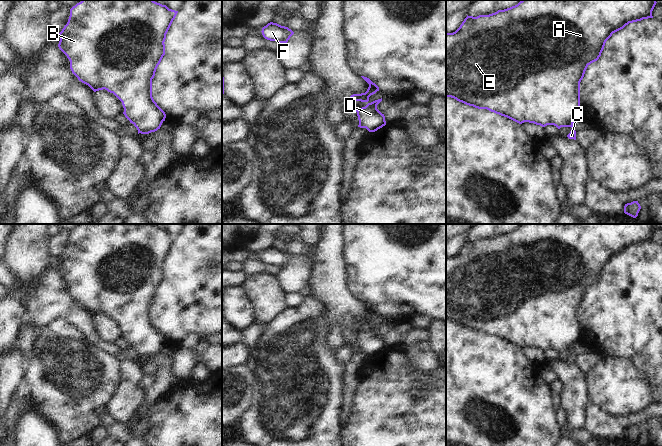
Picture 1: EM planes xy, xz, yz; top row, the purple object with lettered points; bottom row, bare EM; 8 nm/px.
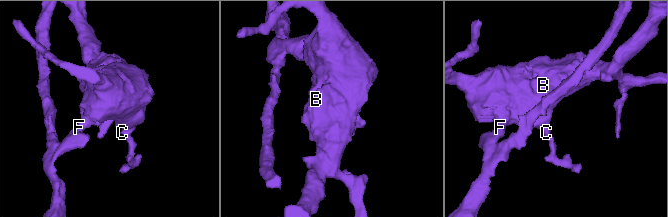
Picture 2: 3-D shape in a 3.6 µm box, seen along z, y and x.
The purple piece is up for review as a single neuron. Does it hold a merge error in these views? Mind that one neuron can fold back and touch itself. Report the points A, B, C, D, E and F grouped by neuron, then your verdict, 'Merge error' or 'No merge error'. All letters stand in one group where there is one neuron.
Groups: A B C D E F. No merge error

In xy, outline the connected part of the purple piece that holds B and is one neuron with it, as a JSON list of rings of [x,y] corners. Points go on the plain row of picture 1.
[[[82,224],[70,233],[70,240],[67,248],[59,257],[59,273],[67,280],[70,285],[70,293],[79,305],[88,309],[94,316],[107,314],[113,317],[121,326],[124,332],[123,338],[138,354],[138,358],[149,358],[160,353],[165,345],[165,336],[157,329],[152,321],[152,303],[155,300],[156,293],[165,279],[166,258],[175,243],[178,235],[169,233],[166,229],[155,226],[154,224]]]

